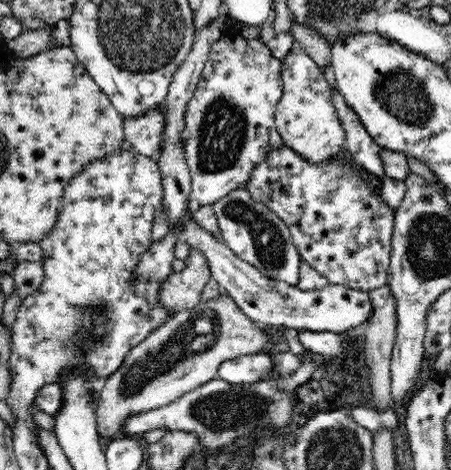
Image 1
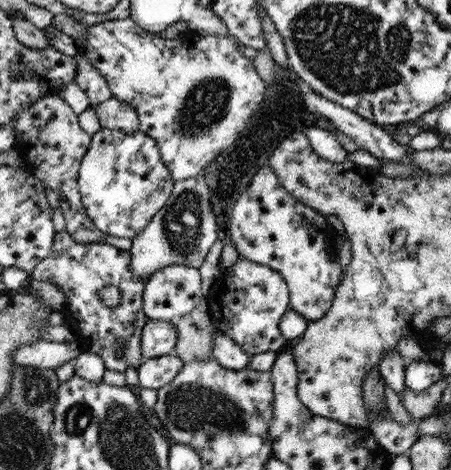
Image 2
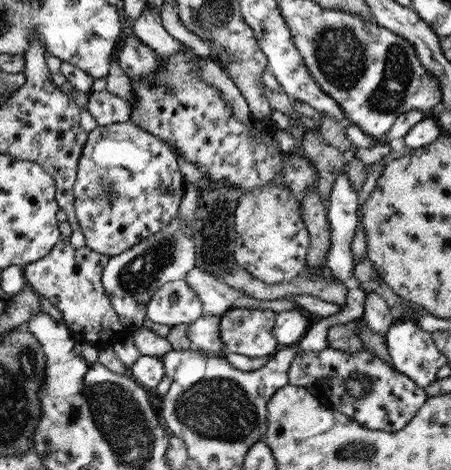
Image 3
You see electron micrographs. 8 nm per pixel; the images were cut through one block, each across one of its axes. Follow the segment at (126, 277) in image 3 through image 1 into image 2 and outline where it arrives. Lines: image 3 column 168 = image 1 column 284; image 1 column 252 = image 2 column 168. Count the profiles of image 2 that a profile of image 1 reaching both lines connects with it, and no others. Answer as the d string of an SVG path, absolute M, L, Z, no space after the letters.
M201 174L183 182L175 182L167 204L151 218L147 230L131 240L131 272L135 272L135 278L147 282L151 274L157 274L165 266L195 266L195 270L201 268L209 248L217 240L217 216L209 206L209 196L209 188Z

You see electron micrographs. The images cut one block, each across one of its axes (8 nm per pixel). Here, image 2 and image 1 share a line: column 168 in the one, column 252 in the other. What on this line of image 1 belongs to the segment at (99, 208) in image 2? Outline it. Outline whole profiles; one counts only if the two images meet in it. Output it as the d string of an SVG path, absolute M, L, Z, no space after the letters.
M282 144L278 152L268 150L268 154L254 166L254 170L250 170L250 178L246 180L244 190L248 190L254 202L264 204L286 224L300 258L318 274L322 274L322 278L326 278L330 284L354 288L366 294L388 284L396 212L394 208L384 206L384 200L374 196L370 190L370 184L354 174L354 170L342 160L332 164L314 164Z

